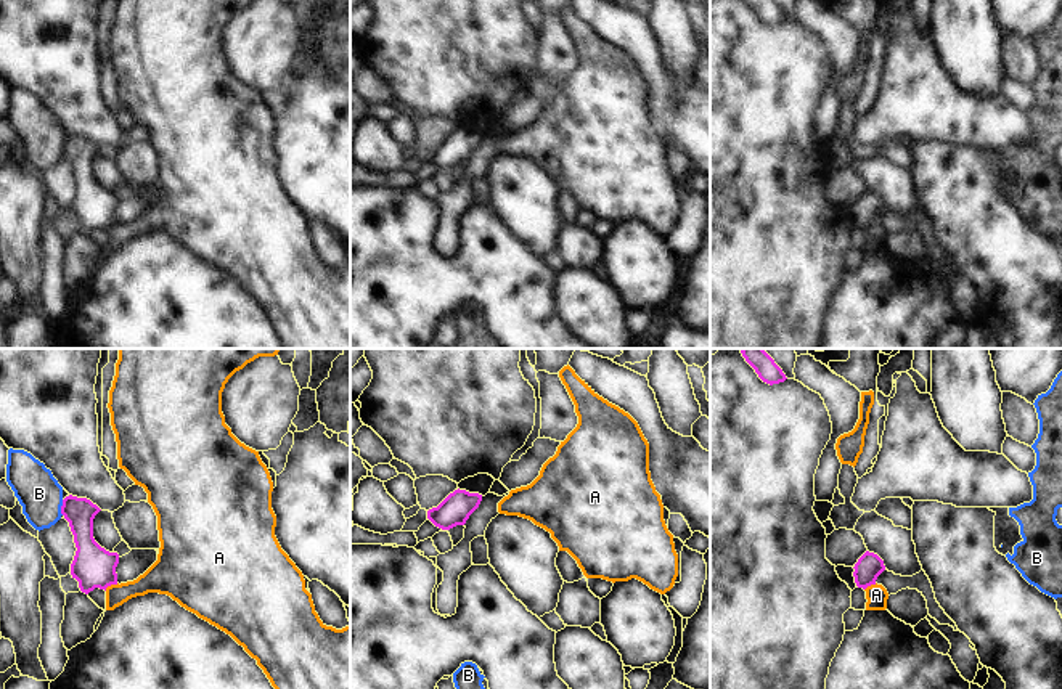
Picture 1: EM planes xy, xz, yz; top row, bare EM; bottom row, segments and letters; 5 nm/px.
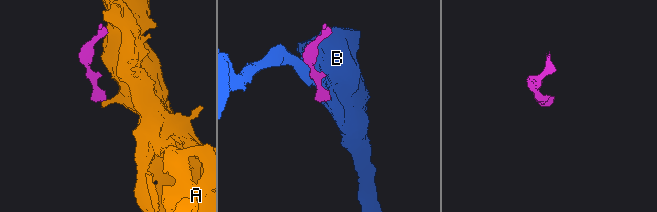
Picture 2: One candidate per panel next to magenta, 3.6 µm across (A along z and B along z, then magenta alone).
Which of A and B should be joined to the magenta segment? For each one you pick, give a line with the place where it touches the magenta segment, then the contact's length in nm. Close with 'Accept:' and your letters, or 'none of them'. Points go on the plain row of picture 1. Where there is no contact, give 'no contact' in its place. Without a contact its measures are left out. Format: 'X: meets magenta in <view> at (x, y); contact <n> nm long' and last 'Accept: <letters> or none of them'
Accept: none of them

